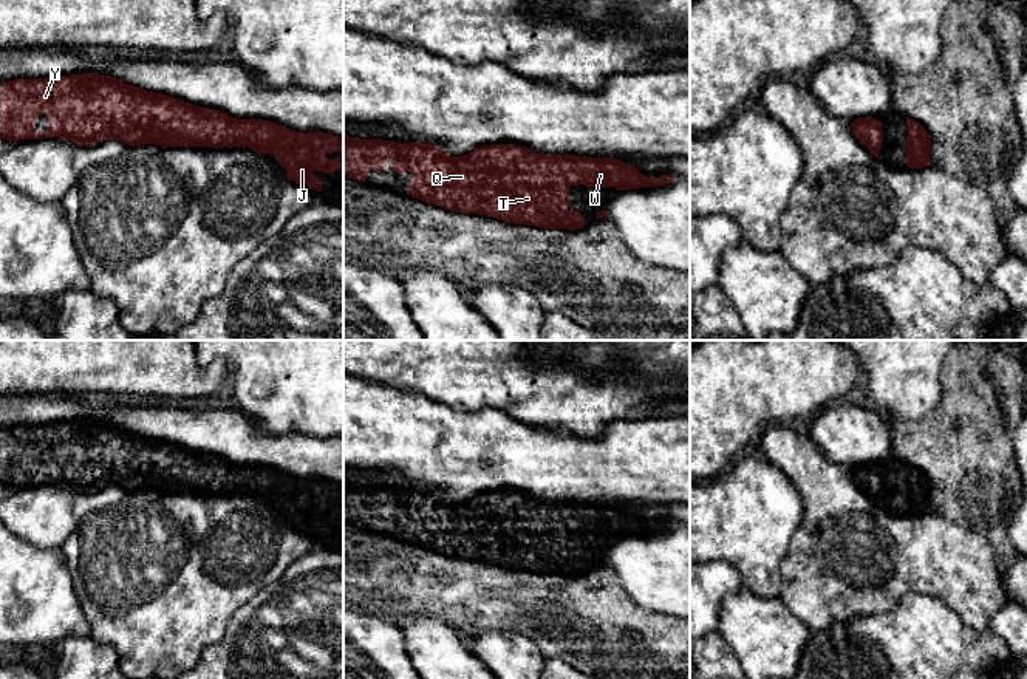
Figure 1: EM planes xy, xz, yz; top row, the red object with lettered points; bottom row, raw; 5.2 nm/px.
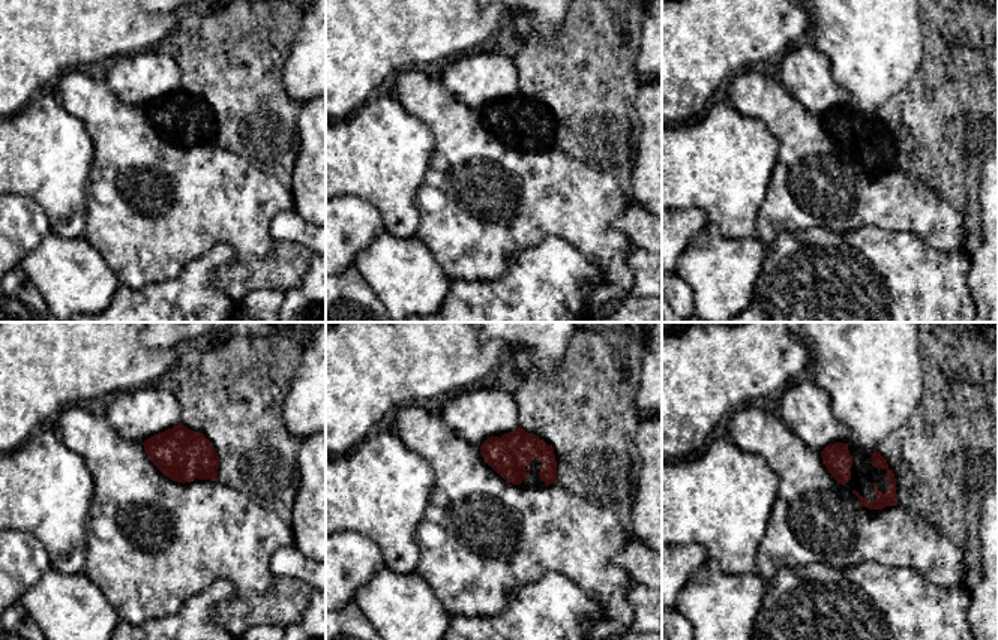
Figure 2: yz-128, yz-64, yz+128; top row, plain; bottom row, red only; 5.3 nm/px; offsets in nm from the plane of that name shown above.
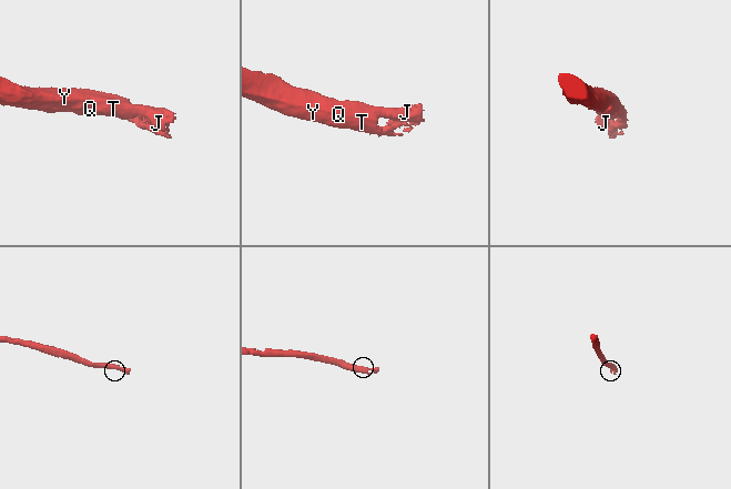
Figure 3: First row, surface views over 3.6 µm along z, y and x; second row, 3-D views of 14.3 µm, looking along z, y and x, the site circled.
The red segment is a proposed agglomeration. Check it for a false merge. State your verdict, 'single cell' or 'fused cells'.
single cell

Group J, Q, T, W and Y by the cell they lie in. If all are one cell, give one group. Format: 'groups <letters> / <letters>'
groups J Q T W Y

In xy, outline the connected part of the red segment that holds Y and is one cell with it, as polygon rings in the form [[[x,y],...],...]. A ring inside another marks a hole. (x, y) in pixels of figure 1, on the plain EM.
[[[97,419],[0,428],[0,484],[8,487],[59,484],[77,492],[114,486],[131,493],[144,490],[162,495],[249,493],[258,500],[269,500],[286,517],[286,524],[317,538],[322,538],[322,526],[316,524],[316,517],[323,520],[343,517],[343,484],[323,478],[302,479],[263,466],[232,464]],[[39,461],[46,461],[49,466],[43,479],[36,473]]]

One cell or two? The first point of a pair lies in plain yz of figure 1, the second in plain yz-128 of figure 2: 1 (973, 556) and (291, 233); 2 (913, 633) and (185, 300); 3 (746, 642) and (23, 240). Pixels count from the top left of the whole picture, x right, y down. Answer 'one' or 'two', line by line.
1: two
2: one
3: two

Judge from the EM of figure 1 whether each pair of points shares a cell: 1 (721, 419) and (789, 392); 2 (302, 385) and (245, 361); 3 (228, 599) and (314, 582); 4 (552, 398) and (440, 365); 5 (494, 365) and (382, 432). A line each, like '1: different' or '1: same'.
1: same
2: same
3: different
4: same
5: different

